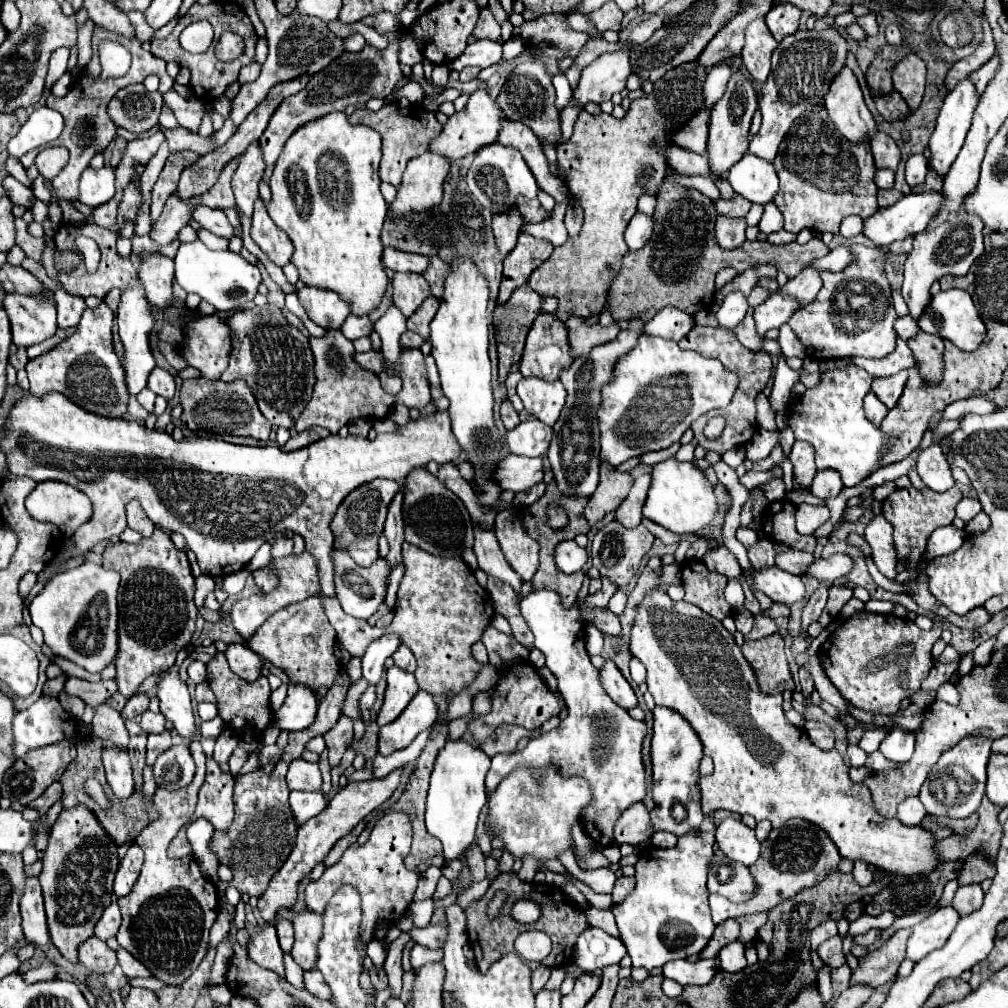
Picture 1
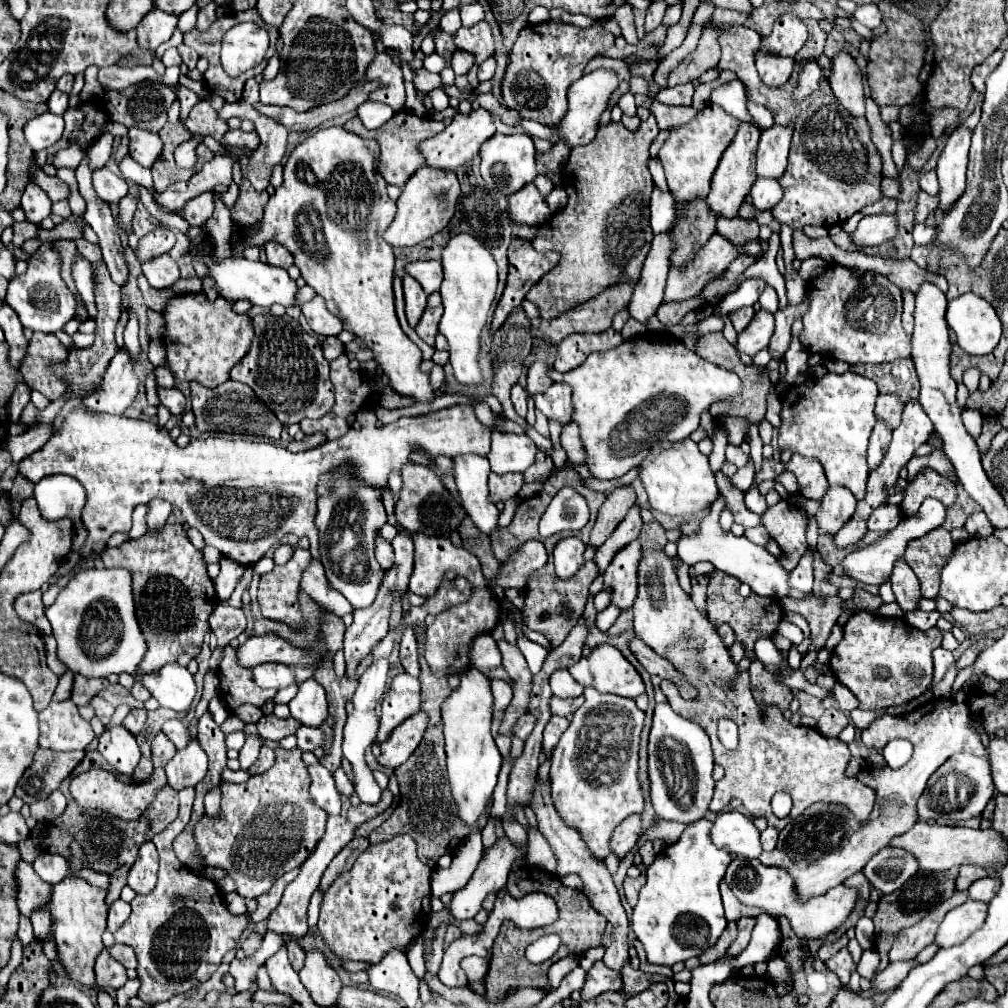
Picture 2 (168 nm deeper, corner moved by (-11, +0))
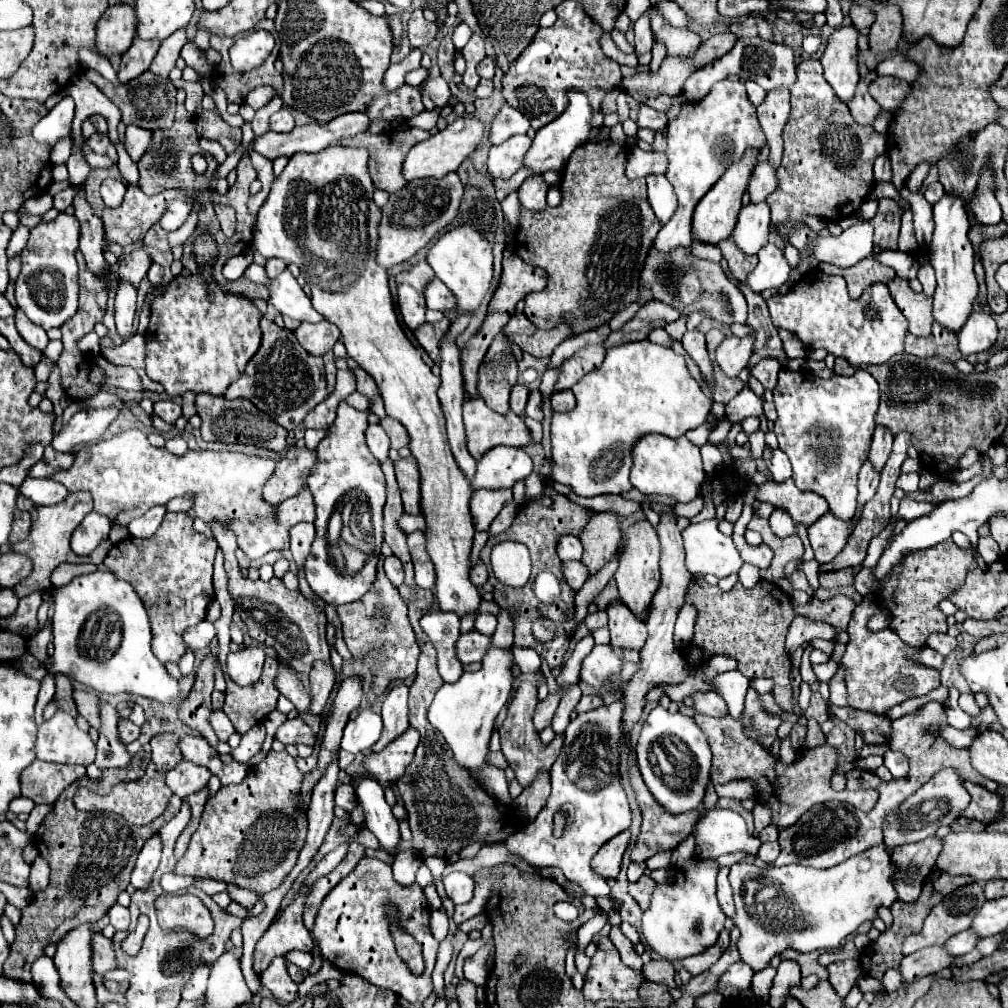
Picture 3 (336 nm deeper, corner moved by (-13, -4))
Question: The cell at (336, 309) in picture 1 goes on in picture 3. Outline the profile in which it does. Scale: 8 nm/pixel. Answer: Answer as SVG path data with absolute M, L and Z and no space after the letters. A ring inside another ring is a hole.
M319 321L319 323L301 323L295 329L295 337L311 355L323 355L333 349L341 333L329 321Z

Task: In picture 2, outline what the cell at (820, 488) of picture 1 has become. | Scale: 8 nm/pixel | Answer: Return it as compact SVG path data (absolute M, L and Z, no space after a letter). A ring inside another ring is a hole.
M829 489L821 499L821 507L815 513L819 523L819 535L837 535L837 531L853 517L855 513L855 497L849 489Z

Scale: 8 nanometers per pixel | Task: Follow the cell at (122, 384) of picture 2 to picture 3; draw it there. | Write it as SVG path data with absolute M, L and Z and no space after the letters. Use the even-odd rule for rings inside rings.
M101 407L101 409L85 409L71 417L71 421L61 429L59 435L53 437L51 445L55 451L71 451L75 445L101 441L107 427L119 417L117 407Z

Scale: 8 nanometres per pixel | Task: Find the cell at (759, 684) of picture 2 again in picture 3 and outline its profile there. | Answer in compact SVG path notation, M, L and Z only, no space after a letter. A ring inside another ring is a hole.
M749 687L747 691L745 709L743 709L743 725L747 727L749 735L761 741L763 747L767 749L777 739L777 727L781 725L781 717L763 709L759 701L759 693L753 687Z

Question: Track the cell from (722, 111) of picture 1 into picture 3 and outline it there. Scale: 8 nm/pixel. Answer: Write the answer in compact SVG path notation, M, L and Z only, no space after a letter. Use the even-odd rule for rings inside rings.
M755 147L747 149L743 153L743 157L739 161L735 161L733 165L729 165L729 169L725 171L725 175L707 191L707 195L699 201L699 205L695 207L693 213L693 235L703 241L703 243L719 243L721 239L727 239L737 223L737 215L741 209L741 199L747 191L749 185L749 177L755 169L755 163L759 159L759 151Z

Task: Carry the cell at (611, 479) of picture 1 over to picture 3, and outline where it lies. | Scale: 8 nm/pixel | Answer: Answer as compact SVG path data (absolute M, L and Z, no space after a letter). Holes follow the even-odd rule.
M603 511L595 513L587 527L581 533L581 543L583 543L583 557L581 561L589 567L589 575L597 573L615 553L619 541L621 541L621 519L617 513Z

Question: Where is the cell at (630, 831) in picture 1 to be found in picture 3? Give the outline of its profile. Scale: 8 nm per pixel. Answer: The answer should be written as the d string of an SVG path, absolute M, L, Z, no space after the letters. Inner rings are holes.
M623 831L619 835L615 835L611 841L607 841L607 845L603 845L603 849L599 849L599 853L593 857L593 869L603 875L603 877L617 877L619 869L621 869L621 859L623 853L629 845L629 831Z

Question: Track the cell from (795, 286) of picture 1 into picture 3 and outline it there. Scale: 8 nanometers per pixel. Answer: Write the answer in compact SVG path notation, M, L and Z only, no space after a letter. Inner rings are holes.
M763 357L755 367L753 367L753 377L761 381L765 389L775 389L777 385L777 375L781 369L781 359L779 357Z

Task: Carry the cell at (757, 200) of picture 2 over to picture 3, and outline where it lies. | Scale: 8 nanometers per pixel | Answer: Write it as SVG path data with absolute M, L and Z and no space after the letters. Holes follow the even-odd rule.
M765 201L745 205L739 213L733 231L737 247L745 255L755 255L769 239L769 225L771 225L771 209L767 209Z

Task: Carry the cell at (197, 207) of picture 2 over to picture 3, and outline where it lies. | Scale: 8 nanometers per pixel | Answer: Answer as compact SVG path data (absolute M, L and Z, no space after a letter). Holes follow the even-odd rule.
M175 199L175 201L169 203L169 207L163 213L163 217L161 217L159 223L161 223L161 227L165 231L175 231L175 229L179 229L187 221L189 213L191 213L191 205L185 203L185 201L177 201Z

